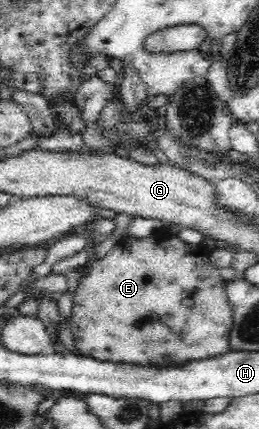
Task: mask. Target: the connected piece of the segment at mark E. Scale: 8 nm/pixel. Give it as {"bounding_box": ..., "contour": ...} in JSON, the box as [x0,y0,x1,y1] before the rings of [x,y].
{"bounding_box":[69,233,232,368],"contour":[[[153,233],[149,237],[137,238],[137,239],[129,236],[123,237],[122,239],[119,239],[116,245],[104,258],[87,262],[85,264],[85,272],[80,277],[77,288],[73,293],[73,304],[72,304],[71,317],[69,322],[70,322],[71,331],[73,333],[73,343],[75,349],[77,349],[77,351],[80,351],[81,355],[92,356],[92,358],[96,359],[97,361],[102,361],[102,362],[109,361],[109,362],[113,362],[114,364],[135,365],[136,367],[153,366],[157,368],[173,368],[173,367],[179,368],[183,364],[191,363],[193,360],[209,360],[215,356],[223,356],[224,353],[227,353],[232,349],[231,342],[229,341],[229,332],[230,329],[232,328],[232,307],[231,304],[228,302],[228,297],[226,294],[226,281],[221,277],[220,270],[215,266],[209,265],[208,255],[205,255],[205,253],[203,253],[203,255],[201,255],[201,253],[197,253],[197,251],[195,251],[195,249],[191,247],[191,244],[187,244],[186,242],[183,242],[180,238],[178,238],[178,236],[169,235],[167,233]]]}

